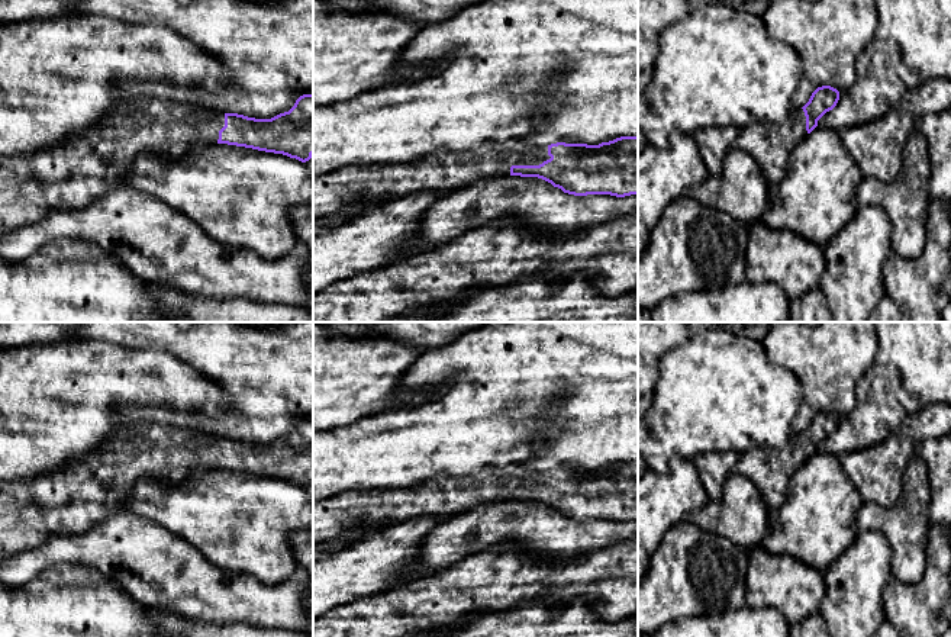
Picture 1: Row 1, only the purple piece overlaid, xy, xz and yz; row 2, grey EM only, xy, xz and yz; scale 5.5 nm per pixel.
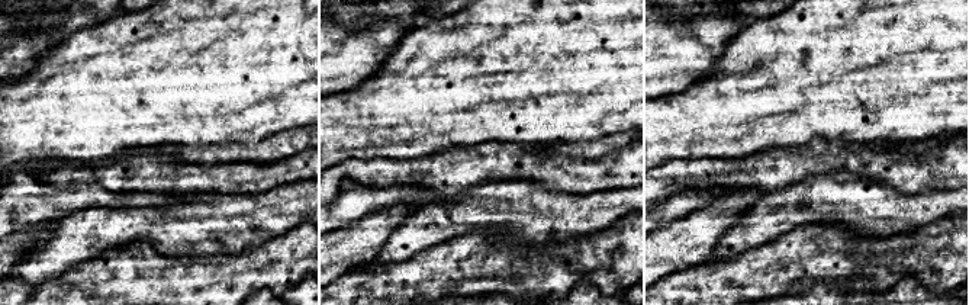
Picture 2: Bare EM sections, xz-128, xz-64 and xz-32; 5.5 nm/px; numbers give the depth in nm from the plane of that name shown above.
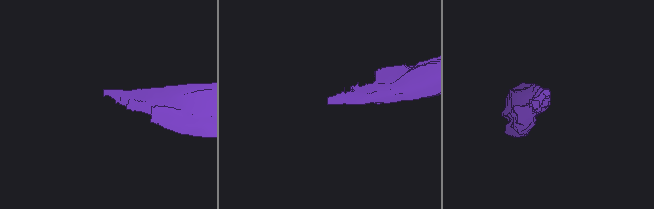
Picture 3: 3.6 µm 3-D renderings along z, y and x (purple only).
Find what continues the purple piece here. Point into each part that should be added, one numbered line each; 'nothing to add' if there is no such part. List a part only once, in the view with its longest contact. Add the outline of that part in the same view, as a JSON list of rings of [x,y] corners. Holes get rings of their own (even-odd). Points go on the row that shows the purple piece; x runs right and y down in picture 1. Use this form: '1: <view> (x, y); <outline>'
1: xz (444, 171); [[[484,141],[462,151],[436,149],[410,163],[345,165],[325,176],[313,177],[313,218],[322,218],[346,206],[380,206],[418,192],[452,193],[486,180],[510,176],[512,165],[539,165],[549,160],[548,145],[525,141]]]

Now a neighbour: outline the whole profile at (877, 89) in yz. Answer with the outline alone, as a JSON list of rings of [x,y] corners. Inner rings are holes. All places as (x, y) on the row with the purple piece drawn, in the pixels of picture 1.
[[[877,42],[864,48],[857,58],[855,83],[839,91],[836,106],[818,120],[818,128],[839,131],[864,125],[880,119],[903,100],[906,87],[896,74],[896,64],[880,54]]]

